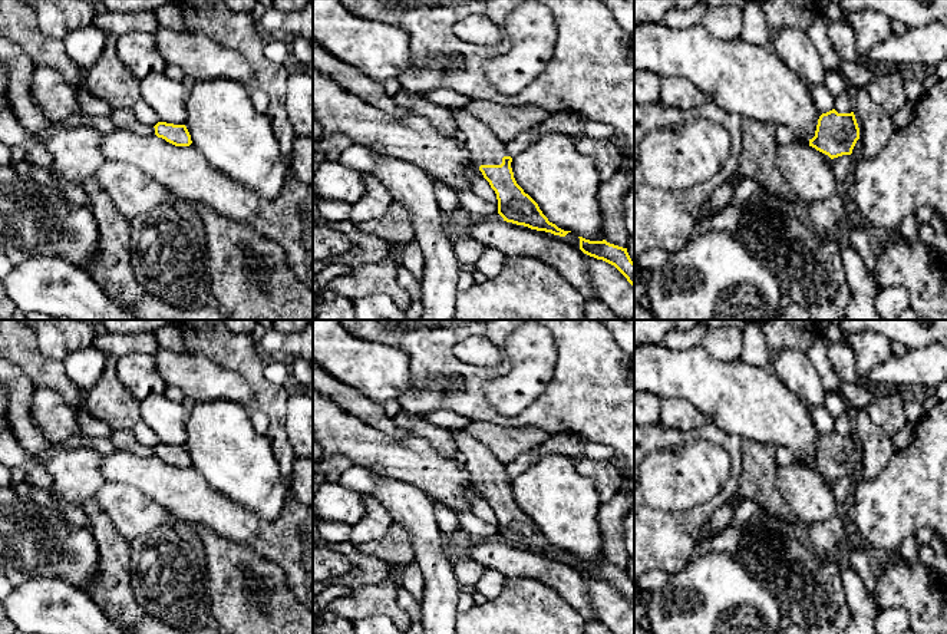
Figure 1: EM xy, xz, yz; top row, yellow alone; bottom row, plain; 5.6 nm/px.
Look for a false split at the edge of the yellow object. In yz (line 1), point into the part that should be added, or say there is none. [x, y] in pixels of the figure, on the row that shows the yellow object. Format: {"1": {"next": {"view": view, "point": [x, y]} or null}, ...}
{"1": {"next": null}}

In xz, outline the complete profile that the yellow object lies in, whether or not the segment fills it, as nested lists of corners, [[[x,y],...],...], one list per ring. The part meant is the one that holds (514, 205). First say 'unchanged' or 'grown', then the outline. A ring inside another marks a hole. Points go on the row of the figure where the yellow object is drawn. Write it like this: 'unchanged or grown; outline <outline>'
grown; outline [[[452,108],[451,112],[458,129],[465,135],[474,165],[496,194],[498,214],[504,221],[560,237],[571,232],[550,222],[538,204],[517,184],[511,168],[512,158],[507,155],[505,143],[482,120],[462,108]]]

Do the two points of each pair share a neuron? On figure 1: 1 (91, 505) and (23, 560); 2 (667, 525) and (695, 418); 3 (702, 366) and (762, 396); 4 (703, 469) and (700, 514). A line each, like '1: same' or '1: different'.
1: different
2: different
3: same
4: different

